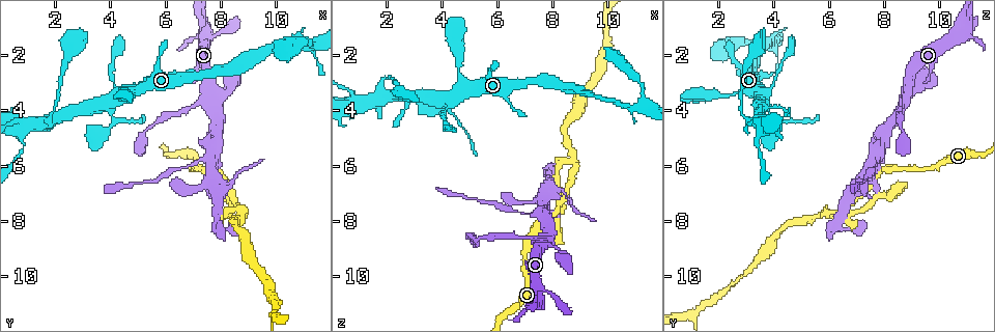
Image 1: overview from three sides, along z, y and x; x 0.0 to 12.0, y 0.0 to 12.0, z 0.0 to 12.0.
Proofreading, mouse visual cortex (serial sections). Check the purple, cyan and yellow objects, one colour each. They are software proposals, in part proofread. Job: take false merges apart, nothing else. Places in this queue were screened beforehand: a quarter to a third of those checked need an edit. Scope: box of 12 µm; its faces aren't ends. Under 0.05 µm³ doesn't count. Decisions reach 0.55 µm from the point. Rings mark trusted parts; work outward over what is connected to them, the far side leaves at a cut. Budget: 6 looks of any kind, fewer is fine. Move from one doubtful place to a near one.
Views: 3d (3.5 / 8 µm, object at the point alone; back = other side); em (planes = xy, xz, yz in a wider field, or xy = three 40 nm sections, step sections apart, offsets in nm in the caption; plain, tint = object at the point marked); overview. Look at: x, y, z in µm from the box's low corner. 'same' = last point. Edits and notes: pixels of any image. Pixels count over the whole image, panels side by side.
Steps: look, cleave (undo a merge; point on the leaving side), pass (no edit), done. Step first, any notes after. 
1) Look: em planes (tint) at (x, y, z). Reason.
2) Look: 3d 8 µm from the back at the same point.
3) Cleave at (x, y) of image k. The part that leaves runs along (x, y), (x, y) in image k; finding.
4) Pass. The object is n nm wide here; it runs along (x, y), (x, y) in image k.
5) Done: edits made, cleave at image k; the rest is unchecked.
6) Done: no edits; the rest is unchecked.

Look: 3d 3.5 µm from the back at (11.1, 1.6, 3.8). Branch point.

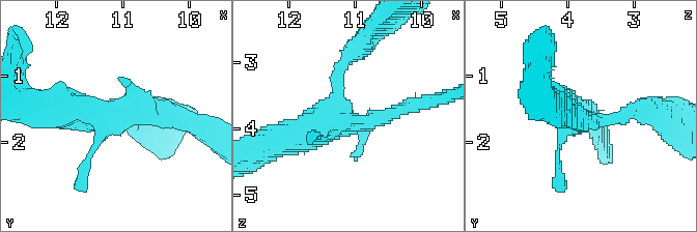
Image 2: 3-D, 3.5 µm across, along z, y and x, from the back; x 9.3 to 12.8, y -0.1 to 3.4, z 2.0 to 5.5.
Look: em xy step 1 (tint) at (11.15, 1.70, 3.85). Shape alone is not enough.

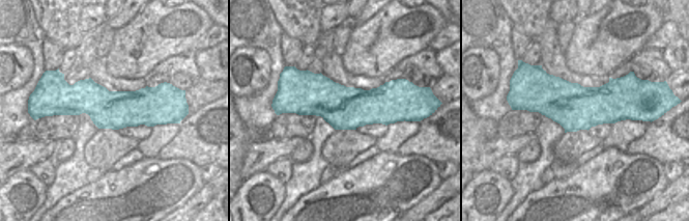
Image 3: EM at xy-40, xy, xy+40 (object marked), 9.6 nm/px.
Pass. The object is 420 nm wide here; it runs along (175, 119), (106, 119), (115, 110) in image 2; all the same cell.

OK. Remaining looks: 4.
Look: 3d 8 µm at (4.0, 3.7, 3.6). Narrows sharply.

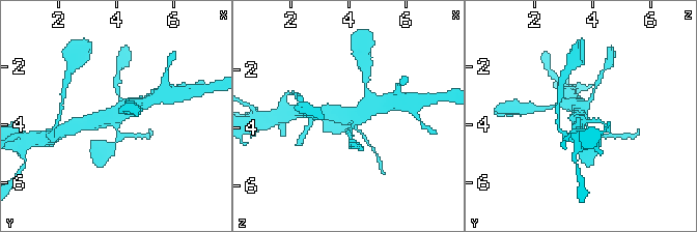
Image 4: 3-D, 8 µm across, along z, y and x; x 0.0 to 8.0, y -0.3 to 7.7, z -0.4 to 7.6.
Look: em xy step 3 (tint) at (4.0, 3.7, 3.5). 4 arms meet here; the arms are 150, 150, 500, 500 nm wide.

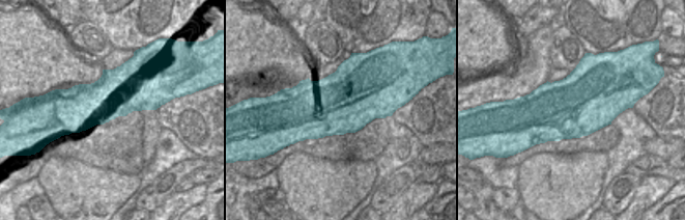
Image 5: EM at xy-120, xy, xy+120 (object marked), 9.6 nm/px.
Pass. It runs along (141, 104), (87, 123) in image 4; one cell here.

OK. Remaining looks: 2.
Look: 3d 3.5 µm from the back at (8.8, 7.6, 5.9). Branch point.

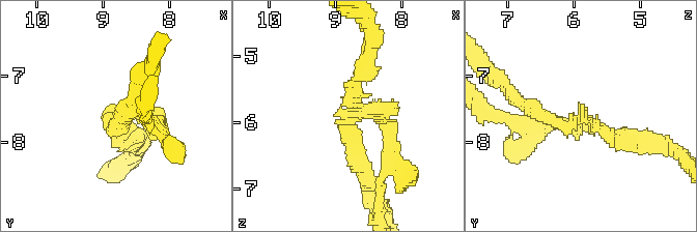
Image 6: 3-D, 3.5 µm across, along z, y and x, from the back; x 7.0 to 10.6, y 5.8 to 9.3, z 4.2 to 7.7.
Look: em xy step 2 (tint) at (8.80, 7.60, 5.85). 3 arms meet here; the arms are 200, 200, 250 nm wide; now the EM.

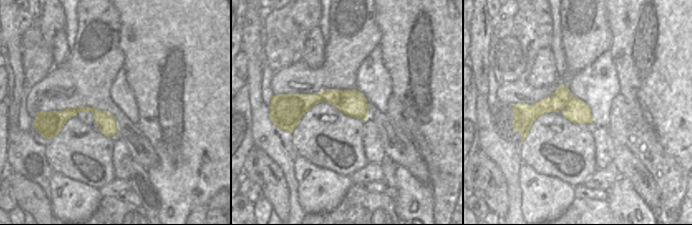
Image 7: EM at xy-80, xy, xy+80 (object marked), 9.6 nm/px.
Cleave at (394, 124) of image 6. The part that leaves runs along (363, 116), (392, 134), (380, 193) in image 6; two cells meet here.

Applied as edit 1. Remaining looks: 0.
Done: edits made, cleave at image 6; the rest is unchecked.

